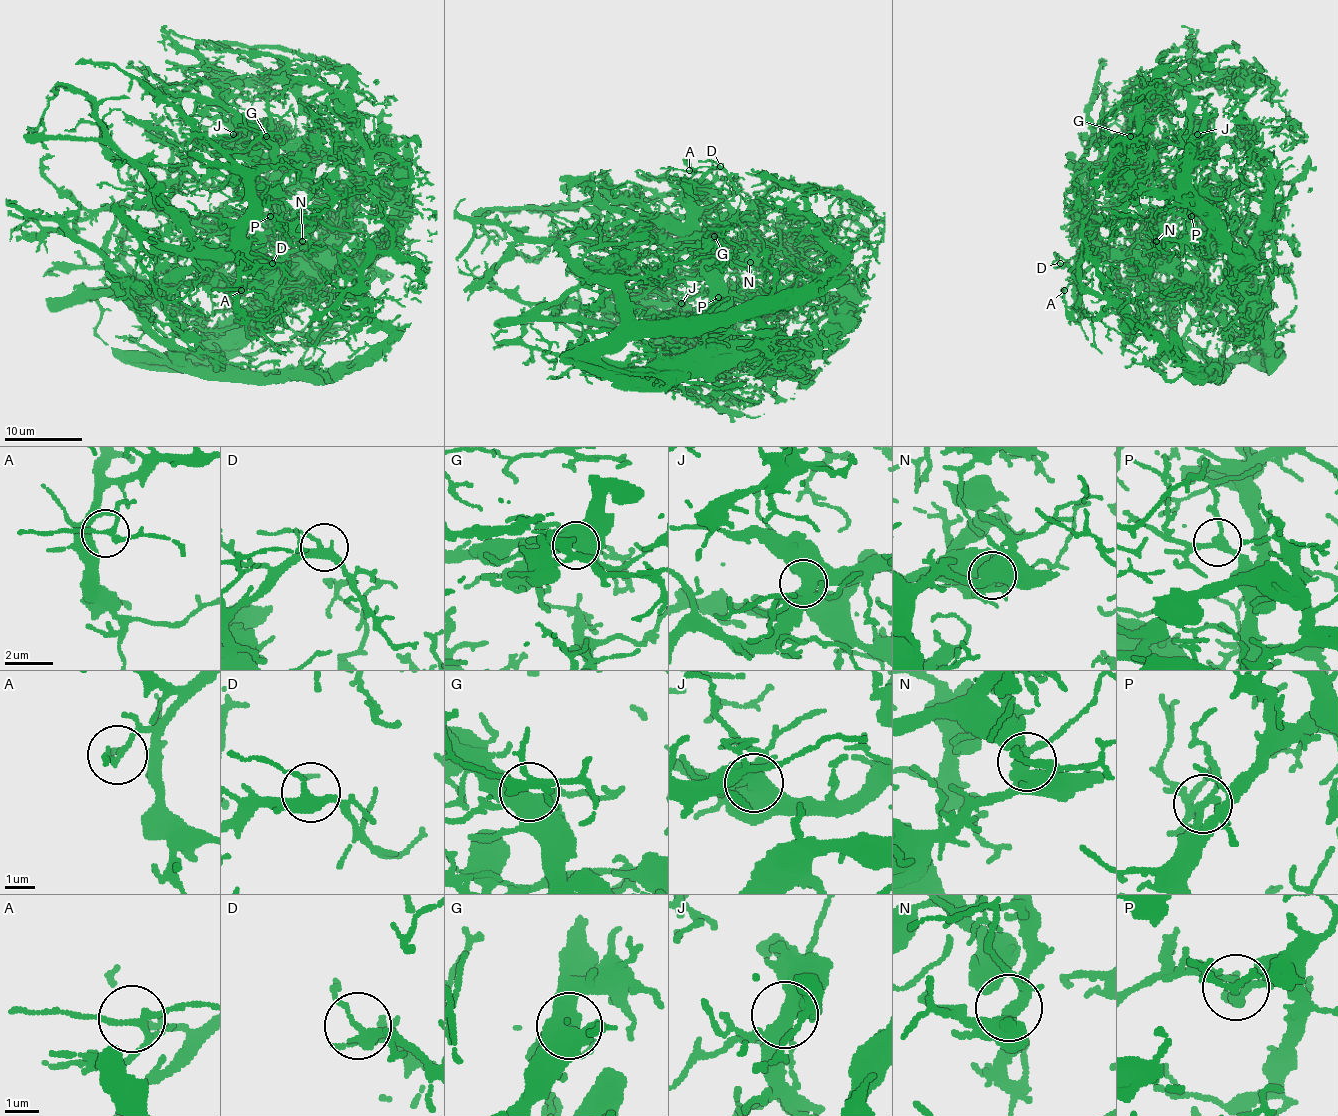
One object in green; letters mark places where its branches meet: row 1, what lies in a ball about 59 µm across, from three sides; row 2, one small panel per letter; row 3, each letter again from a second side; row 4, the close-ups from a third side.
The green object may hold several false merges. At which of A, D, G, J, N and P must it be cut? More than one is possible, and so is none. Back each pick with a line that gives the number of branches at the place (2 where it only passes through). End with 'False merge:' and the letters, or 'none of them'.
False merge: none of them

